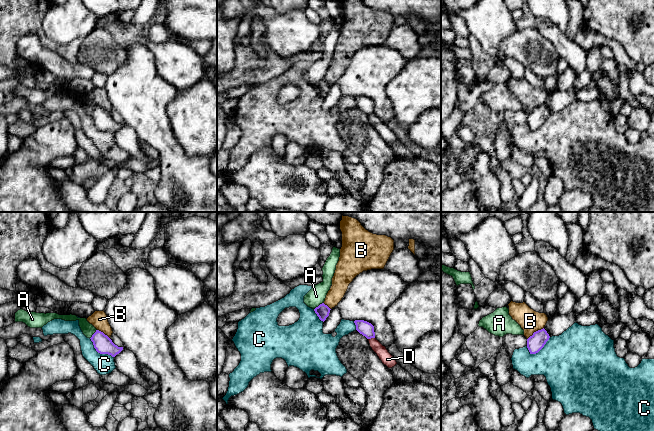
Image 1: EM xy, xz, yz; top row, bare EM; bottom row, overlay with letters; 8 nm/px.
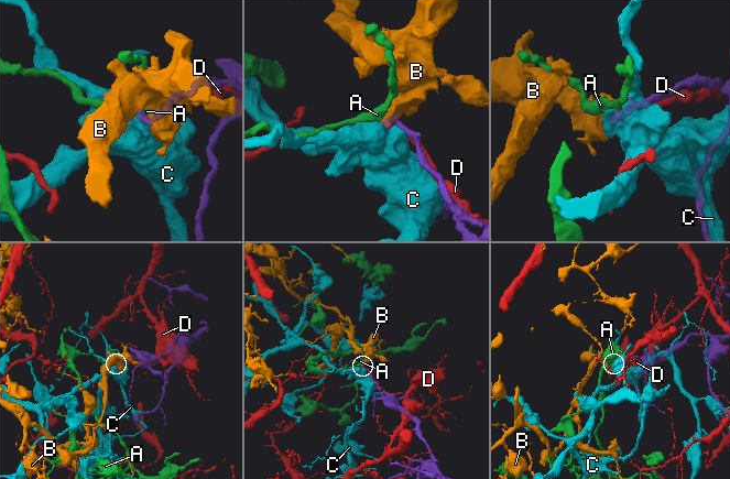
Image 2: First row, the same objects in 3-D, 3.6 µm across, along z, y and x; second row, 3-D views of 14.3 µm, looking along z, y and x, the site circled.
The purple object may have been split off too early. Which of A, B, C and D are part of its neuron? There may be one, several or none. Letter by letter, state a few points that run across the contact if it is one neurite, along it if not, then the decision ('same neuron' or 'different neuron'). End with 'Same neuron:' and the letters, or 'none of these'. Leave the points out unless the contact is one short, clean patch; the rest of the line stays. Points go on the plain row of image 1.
A: xz (323, 78), (314, 85) | different neuron
B: yz (543, 103), (536, 106), (527, 115) | different neuron
C: yz (550, 113), (537, 128), (529, 129) | different neuron
D: different neuron
Same neuron: none of these

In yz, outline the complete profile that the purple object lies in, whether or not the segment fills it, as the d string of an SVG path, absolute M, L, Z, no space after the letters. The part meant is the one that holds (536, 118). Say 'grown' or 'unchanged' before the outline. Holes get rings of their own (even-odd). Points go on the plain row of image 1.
unchanged; M544 104L534 108L533 111L527 115L527 124L530 130L538 129L549 114L550 112Z

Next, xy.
unchanged; M96 106L90 115L96 127L100 130L108 130L115 133L123 126L123 123L115 121L107 111L99 106Z

